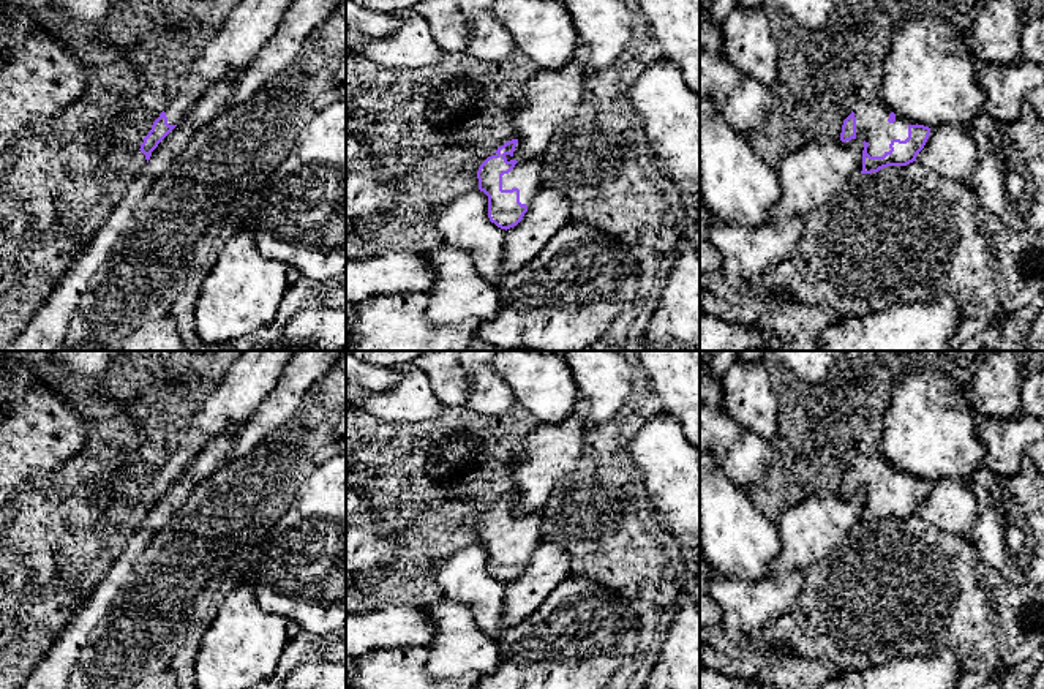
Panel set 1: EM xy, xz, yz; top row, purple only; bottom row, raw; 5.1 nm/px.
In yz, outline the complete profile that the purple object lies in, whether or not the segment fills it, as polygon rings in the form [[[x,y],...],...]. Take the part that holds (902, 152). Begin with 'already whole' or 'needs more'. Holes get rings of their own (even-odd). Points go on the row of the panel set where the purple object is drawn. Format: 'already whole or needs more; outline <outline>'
needs more; outline [[[883,100],[858,103],[843,120],[840,141],[862,139],[861,174],[907,166],[924,149],[930,128],[894,114]]]

